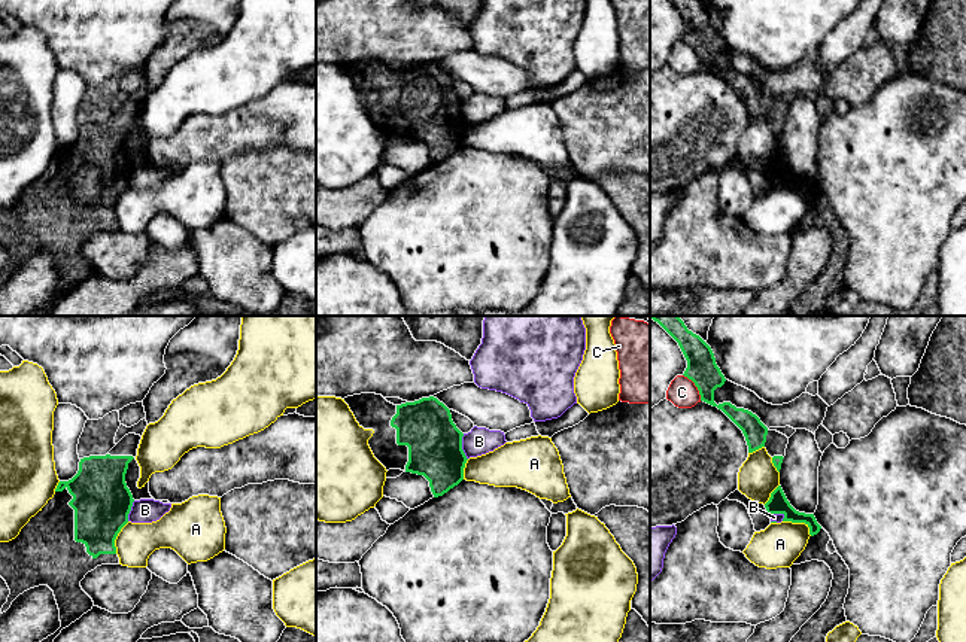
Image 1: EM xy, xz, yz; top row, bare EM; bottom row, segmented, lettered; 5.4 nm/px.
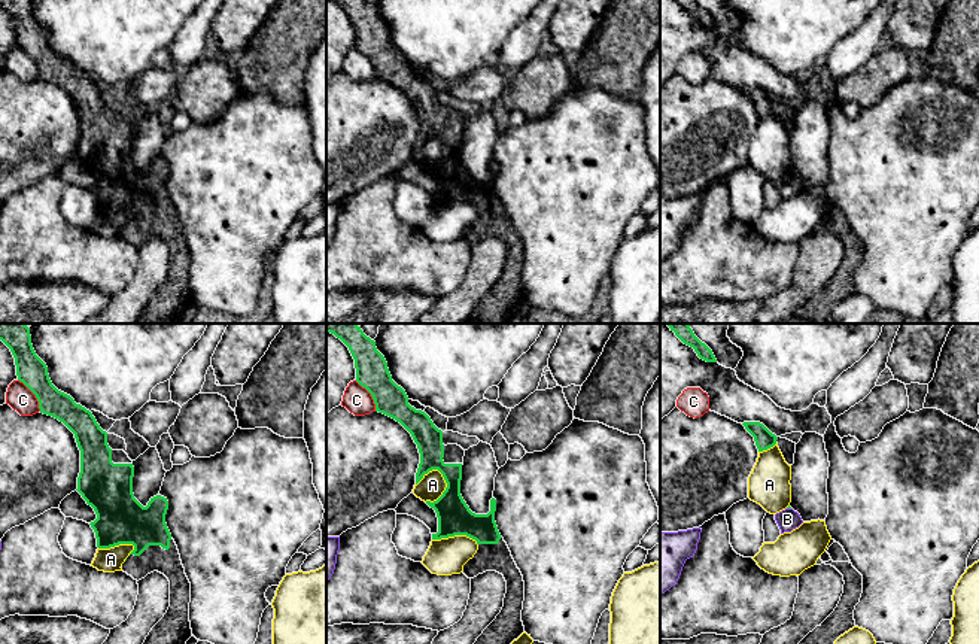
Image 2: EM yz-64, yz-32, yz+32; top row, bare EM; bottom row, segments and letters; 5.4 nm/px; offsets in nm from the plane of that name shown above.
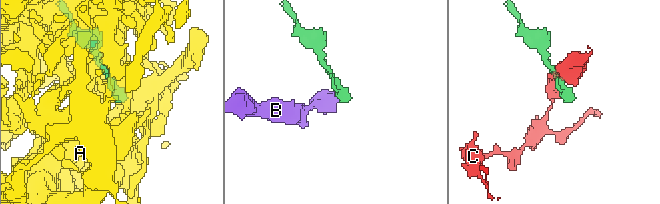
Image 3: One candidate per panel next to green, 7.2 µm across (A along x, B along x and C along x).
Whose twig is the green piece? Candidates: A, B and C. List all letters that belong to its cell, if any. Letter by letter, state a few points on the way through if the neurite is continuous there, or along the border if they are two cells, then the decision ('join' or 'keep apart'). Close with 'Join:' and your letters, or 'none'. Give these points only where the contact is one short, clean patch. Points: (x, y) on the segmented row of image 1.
A: keep apart
B: along xz (462, 434), (462, 452), (467, 459) | keep apart
C: keep apart
Join: none

